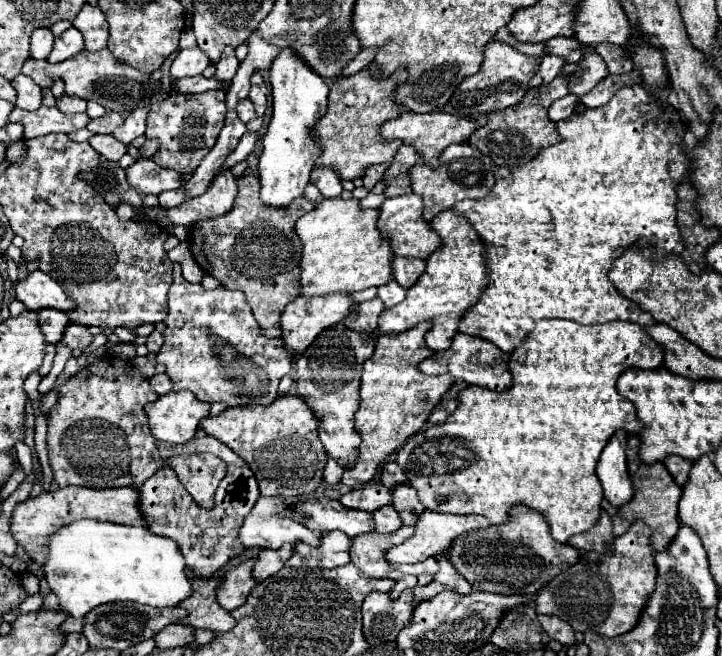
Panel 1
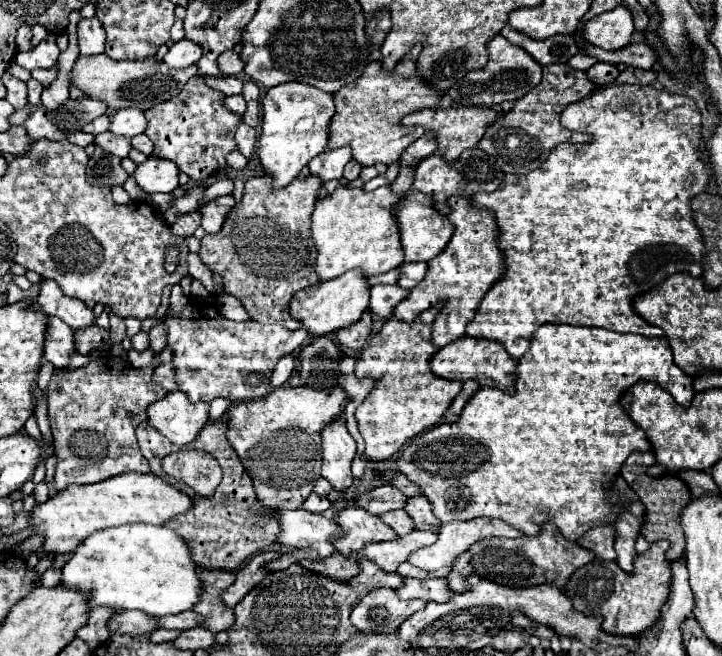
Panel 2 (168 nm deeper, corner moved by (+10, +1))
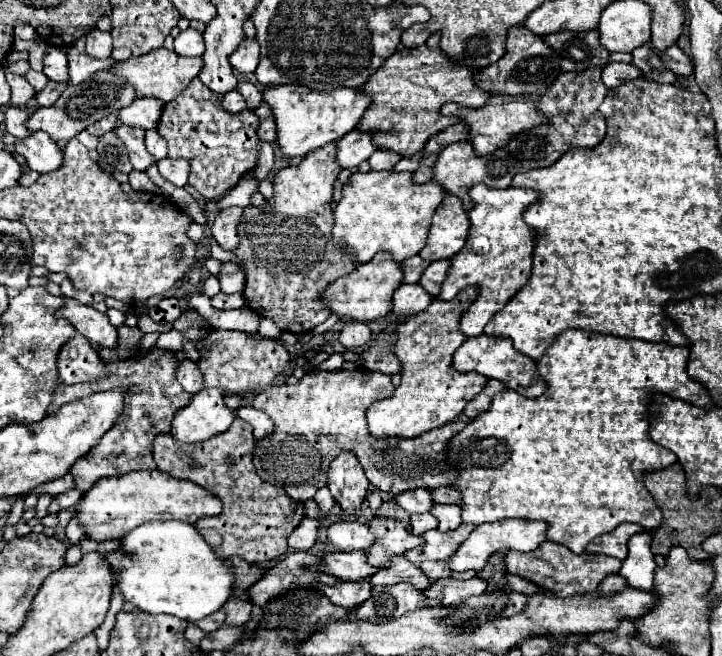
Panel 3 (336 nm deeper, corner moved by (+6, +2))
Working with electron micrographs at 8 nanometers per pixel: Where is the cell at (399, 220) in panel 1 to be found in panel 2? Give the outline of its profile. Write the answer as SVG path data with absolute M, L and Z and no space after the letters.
M409 192L409 196L395 208L401 244L405 250L405 262L429 262L437 254L441 254L453 234L453 224L435 210L435 200L423 192Z

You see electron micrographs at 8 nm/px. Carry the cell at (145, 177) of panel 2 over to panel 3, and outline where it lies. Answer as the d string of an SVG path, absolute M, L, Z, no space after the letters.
M161 159L157 161L157 167L159 167L159 173L163 179L167 179L169 183L177 185L177 187L183 187L187 183L187 175L189 175L189 163L185 159Z

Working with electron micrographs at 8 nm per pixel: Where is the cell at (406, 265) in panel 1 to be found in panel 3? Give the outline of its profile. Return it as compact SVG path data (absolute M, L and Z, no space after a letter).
M433 261L433 263L423 271L423 275L421 275L421 279L419 279L419 285L425 287L425 291L435 297L435 295L439 293L439 287L441 287L441 283L443 283L443 279L445 279L447 269L449 269L449 261Z

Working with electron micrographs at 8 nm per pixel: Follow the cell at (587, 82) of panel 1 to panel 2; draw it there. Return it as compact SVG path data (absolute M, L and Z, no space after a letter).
M597 62L587 72L591 76L591 82L595 82L595 86L607 86L615 82L615 78L619 76L619 68L615 64L605 64L605 62Z

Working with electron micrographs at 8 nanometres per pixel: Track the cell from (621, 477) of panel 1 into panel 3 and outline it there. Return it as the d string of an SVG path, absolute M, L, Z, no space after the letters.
M645 529L641 533L635 533L629 539L629 555L621 565L619 575L625 577L625 581L641 591L649 591L653 587L653 571L655 571L655 561L651 553L651 541L653 541L653 531Z

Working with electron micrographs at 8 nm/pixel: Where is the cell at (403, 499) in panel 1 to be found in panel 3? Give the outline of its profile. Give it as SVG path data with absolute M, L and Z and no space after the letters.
M433 505L429 511L433 517L437 517L439 521L439 531L451 531L457 529L461 525L461 517L459 517L459 507L457 505Z

